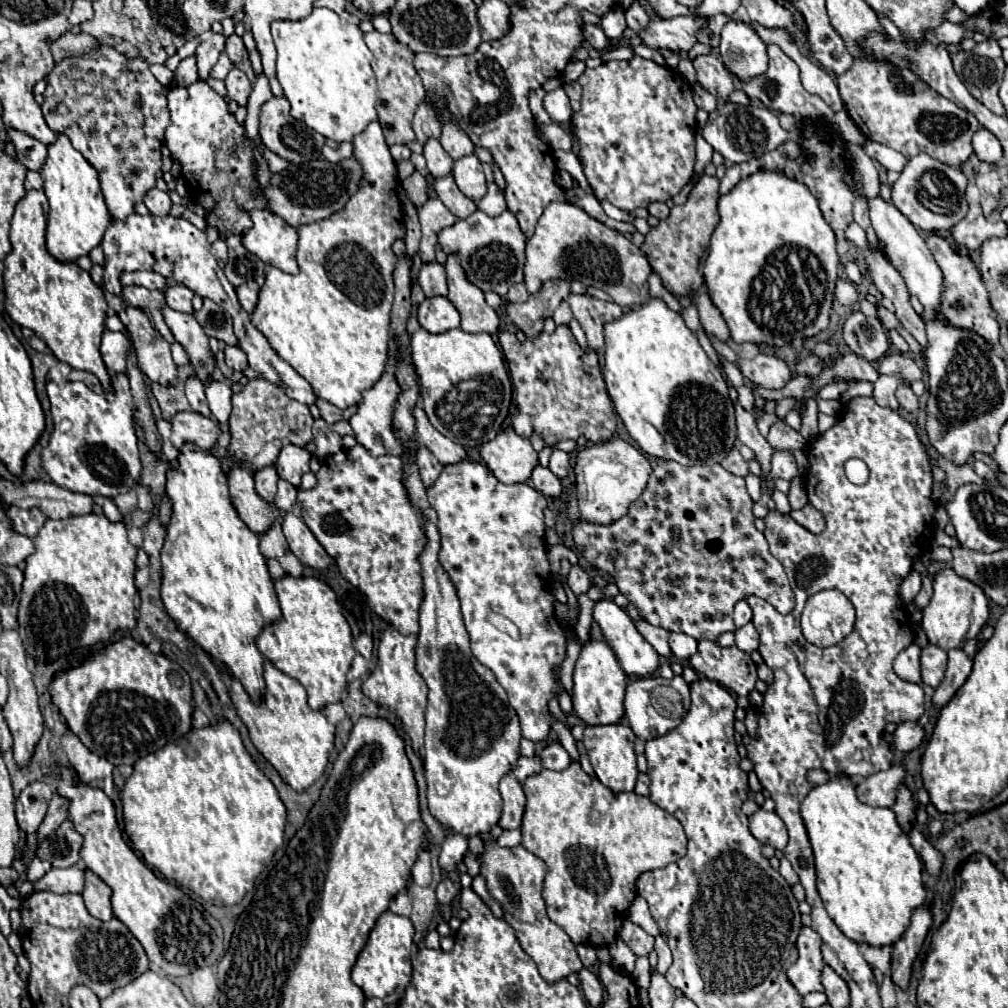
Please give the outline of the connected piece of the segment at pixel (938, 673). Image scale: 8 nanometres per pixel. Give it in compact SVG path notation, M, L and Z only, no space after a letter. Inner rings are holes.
M927 645L921 653L921 677L929 687L937 687L947 667L947 653L935 645Z

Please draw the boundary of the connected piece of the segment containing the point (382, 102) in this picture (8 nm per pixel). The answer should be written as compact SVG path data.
M379 31L373 33L365 33L365 43L373 53L373 71L377 77L377 113L379 113L379 121L383 127L383 135L387 139L389 145L395 143L403 143L409 145L415 141L415 133L413 133L413 113L419 105L419 101L423 101L425 97L425 87L419 79L419 73L413 67L413 51L409 47L403 47L403 43L399 43L395 39L395 35L385 35Z

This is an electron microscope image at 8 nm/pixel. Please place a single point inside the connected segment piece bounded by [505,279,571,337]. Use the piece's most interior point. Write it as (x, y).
(529, 316)

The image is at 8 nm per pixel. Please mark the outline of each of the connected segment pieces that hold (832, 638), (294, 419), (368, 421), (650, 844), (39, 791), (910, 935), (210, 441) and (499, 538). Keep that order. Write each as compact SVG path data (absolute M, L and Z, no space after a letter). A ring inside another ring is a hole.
M835 589L819 591L805 603L801 615L801 629L809 643L829 647L847 637L855 623L855 609L851 601Z
M251 379L241 393L233 395L233 411L229 417L231 427L231 445L229 453L235 461L245 459L243 467L249 471L257 471L261 467L273 465L281 447L297 445L305 447L311 441L311 425L313 417L309 407L289 399L283 387L275 383L267 383L267 379Z
M385 371L381 375L381 379L371 389L363 391L363 401L357 405L357 413L349 419L349 423L351 423L353 431L355 431L357 443L361 443L375 457L379 457L379 455L393 455L402 458L407 453L406 447L393 437L393 427L391 427L393 403L397 399L397 393L399 393L399 385L397 385L393 373Z
M571 761L563 771L543 769L539 775L533 775L523 783L523 791L527 805L521 825L521 845L547 863L543 899L549 919L563 927L577 945L609 945L619 935L627 917L627 907L637 895L637 877L645 871L667 867L687 853L683 825L671 813L651 803L649 797L637 793L615 793L609 787L603 787L603 783L595 777L591 779L577 761Z
M33 781L21 791L15 801L15 815L21 831L25 831L27 835L37 833L51 797L53 791L45 781Z
M927 905L919 907L913 911L911 925L905 931L905 935L893 945L893 955L891 955L891 979L897 987L907 991L909 979L911 979L911 967L921 951L921 945L927 937L927 931L931 927L931 911Z
M181 411L171 419L171 423L171 443L175 449L179 449L183 441L193 441L201 449L211 449L217 443L217 437L221 435L219 423L215 419L199 415L195 411Z
M461 461L457 465L443 467L439 479L427 491L429 503L439 515L441 531L441 553L439 561L451 575L451 581L457 587L461 601L461 613L471 637L473 655L489 667L501 687L509 695L511 707L517 711L521 723L521 735L533 743L543 741L551 729L551 715L547 701L553 691L561 693L561 685L555 677L555 667L561 667L565 657L565 625L573 623L573 613L567 605L559 603L551 591L551 571L547 563L547 545L545 545L545 523L543 509L547 499L527 483L505 485L495 479L495 475L481 463ZM489 615L503 615L519 629L519 639L499 631L497 625L489 621Z

